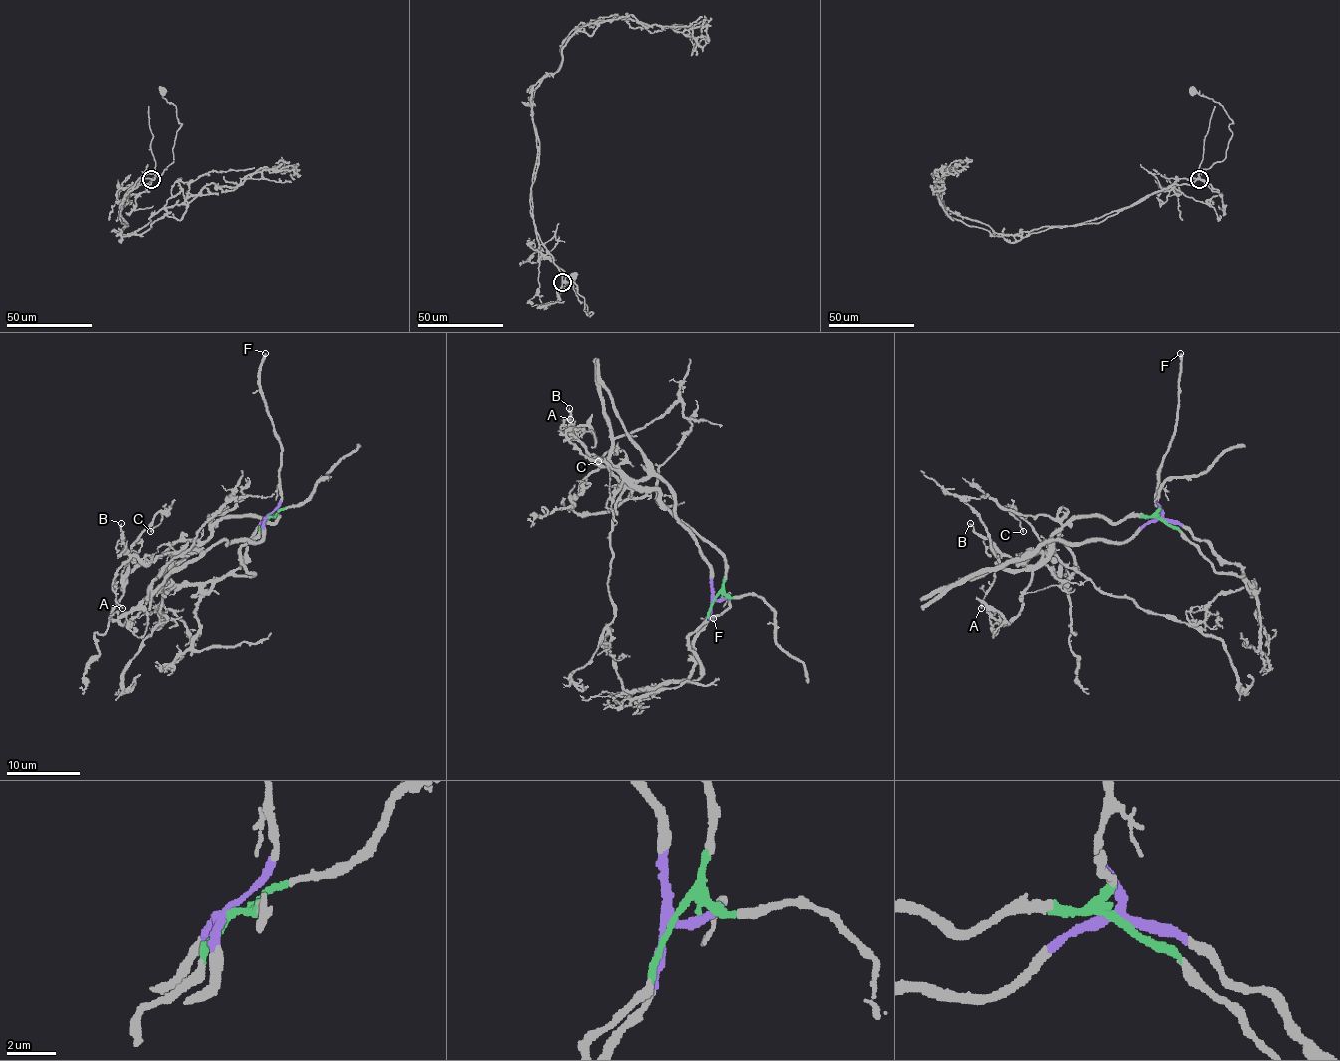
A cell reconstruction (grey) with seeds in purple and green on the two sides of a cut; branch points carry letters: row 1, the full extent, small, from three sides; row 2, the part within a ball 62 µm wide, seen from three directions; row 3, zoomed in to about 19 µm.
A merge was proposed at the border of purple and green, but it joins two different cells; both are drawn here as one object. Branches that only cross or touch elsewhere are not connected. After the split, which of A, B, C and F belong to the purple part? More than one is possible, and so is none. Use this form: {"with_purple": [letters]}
{"with_purple": ["A", "B", "F"]}

